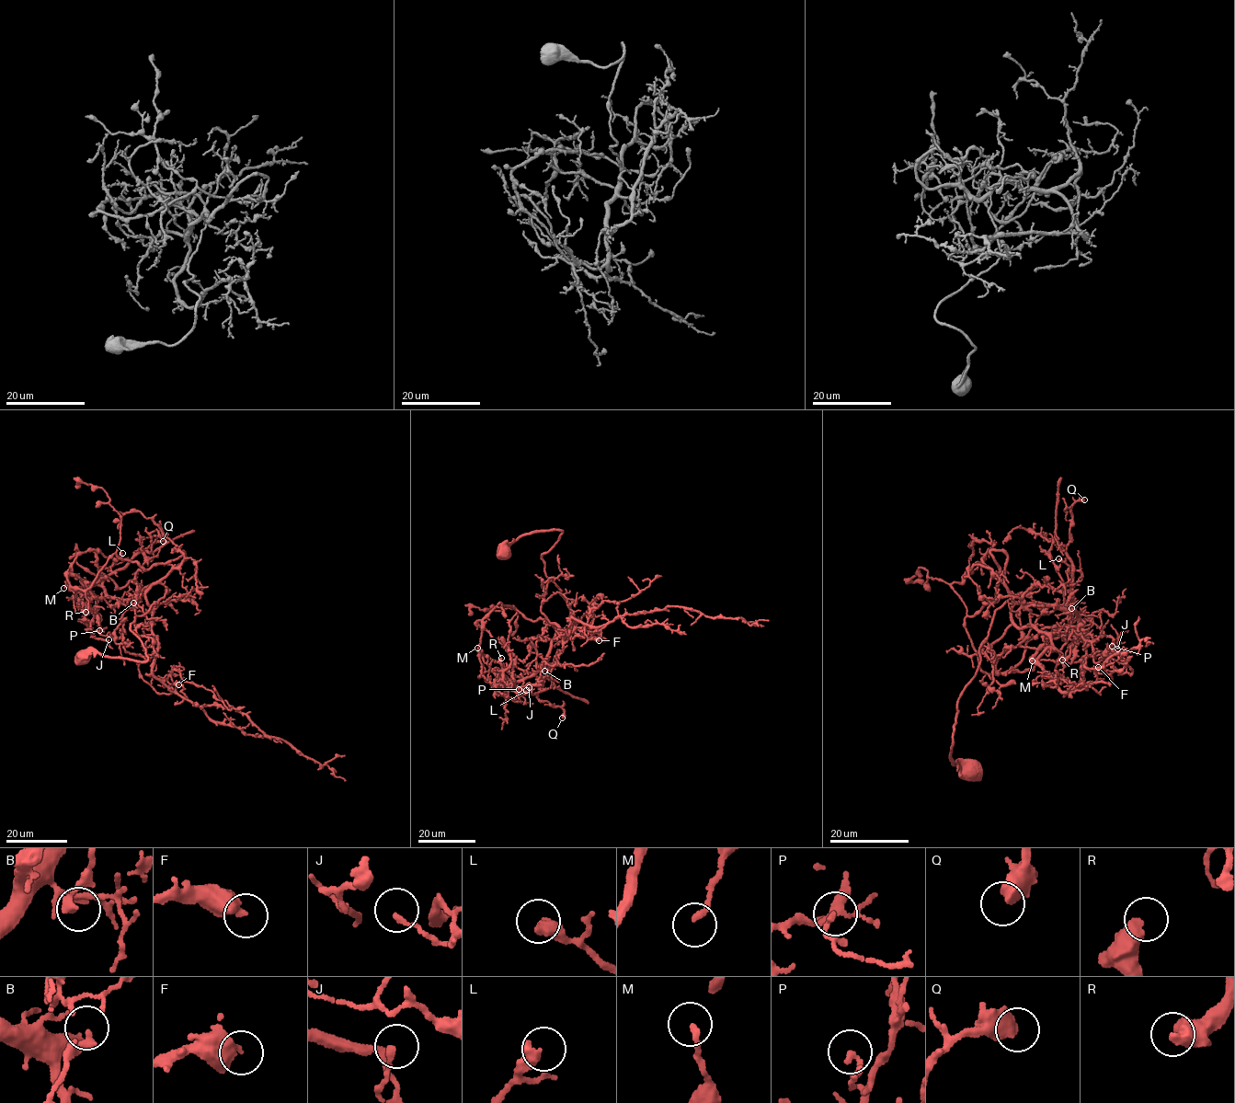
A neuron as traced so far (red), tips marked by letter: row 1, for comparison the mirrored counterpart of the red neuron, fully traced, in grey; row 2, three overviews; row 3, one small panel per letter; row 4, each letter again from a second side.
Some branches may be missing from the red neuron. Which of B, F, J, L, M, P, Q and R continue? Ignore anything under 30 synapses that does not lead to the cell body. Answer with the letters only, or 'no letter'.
no letter

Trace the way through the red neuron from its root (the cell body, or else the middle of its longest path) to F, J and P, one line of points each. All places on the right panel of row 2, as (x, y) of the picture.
F: (971, 772), (957, 699), (1005, 603), (1062, 691), (1098, 667)
J: (971, 772), (950, 758), (957, 699), (1005, 603), (1021, 592), (1012, 599), (1073, 610), (1089, 656), (1117, 649)
P: (971, 772), (953, 763), (953, 732), (995, 611), (1021, 592), (1112, 646)

